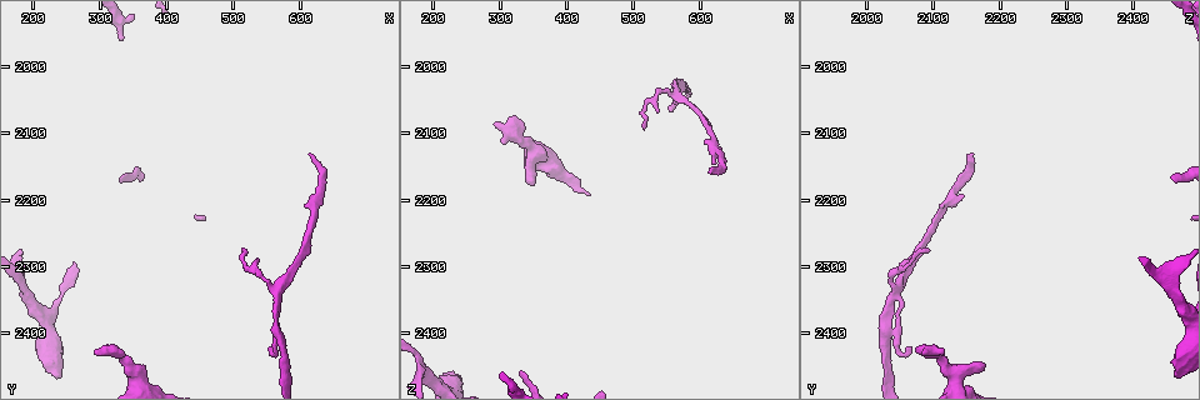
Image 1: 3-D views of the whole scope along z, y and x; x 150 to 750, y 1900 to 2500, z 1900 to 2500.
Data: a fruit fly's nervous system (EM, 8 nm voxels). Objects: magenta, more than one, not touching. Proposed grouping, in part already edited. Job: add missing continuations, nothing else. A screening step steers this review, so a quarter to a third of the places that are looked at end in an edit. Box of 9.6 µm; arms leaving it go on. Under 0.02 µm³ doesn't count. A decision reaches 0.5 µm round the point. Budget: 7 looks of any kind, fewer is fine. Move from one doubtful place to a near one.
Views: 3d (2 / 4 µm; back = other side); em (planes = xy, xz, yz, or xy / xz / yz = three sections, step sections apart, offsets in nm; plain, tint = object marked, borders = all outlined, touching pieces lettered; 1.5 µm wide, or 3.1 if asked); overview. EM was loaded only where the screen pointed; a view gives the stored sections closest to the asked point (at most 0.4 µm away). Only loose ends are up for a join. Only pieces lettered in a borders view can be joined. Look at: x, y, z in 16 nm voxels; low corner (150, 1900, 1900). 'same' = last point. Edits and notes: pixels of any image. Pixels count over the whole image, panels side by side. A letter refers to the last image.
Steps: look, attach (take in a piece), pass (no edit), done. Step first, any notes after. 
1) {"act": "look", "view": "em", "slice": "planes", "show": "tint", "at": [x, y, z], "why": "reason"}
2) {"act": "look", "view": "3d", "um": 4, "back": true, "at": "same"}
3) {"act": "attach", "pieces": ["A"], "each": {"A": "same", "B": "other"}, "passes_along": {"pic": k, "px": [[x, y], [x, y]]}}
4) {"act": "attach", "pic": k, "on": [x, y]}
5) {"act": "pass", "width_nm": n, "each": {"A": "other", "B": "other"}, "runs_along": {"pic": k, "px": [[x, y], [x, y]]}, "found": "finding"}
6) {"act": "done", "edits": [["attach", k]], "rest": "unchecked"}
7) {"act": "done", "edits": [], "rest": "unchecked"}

{"act": "look", "view": "em", "slice": "planes", "show": "borders", "at": [515, 2275, 2095], "why": "an open end"}

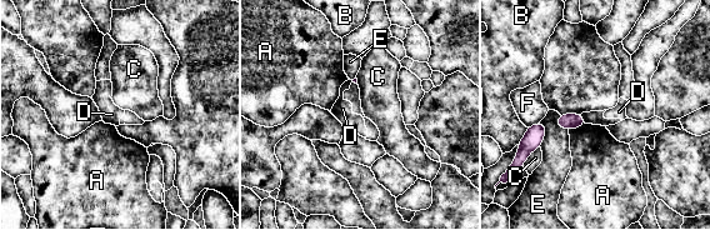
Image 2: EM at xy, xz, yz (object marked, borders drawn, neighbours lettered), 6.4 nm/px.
{"act": "pass", "each": {"A": "other", "B": "other", "C": "other", "D": "other", "E": "other", "F": "other"}, "border": {"pic": 2, "px": [[586, 124], [573, 128], [569, 131]]}, "found": "none of them fits"}

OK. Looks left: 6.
{"act": "look", "view": "em", "slice": "xy", "step": 4, "show": "borders", "at": [240, 2465, 2465], "why": "stops while still wide"}

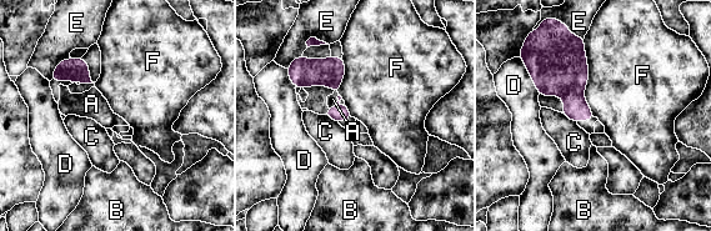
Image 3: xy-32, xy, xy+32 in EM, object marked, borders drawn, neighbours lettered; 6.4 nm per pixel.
{"act": "look", "view": "em", "slice": "planes", "show": "borders", "at": "same", "why": "another direction"}

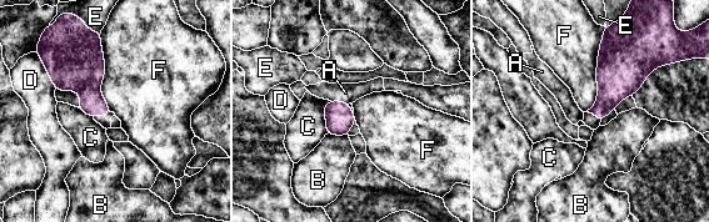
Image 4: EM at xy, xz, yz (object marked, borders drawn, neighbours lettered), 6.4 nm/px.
{"act": "attach", "pieces": ["A"], "each": {"A": "same", "B": "other", "C": "other", "D": "other", "E": "other", "F": "other"}, "found": "it goes on there"}

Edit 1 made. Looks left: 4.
{"act": "look", "view": "overview", "why": "redraw"}

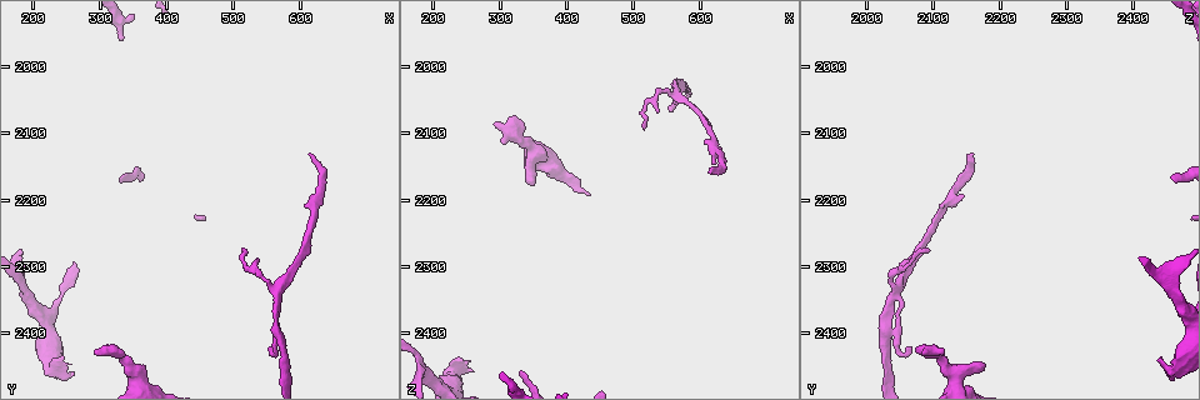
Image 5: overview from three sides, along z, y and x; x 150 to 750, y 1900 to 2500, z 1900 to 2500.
{"act": "look", "view": "em", "slice": "xz", "step": 4, "show": "borders", "at": [295, 2425, 2085], "why": "branch stops here"}

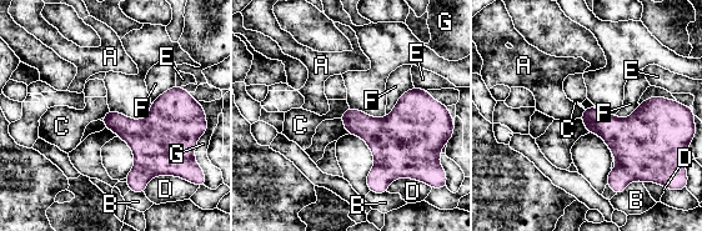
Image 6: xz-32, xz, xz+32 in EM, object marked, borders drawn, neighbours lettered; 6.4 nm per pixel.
{"act": "pass", "each": {"A": "other", "B": "other", "C": "other", "D": "other", "E": "other", "F": "other", "G": "other"}, "border": {"pic": 6, "px": [[173, 175], [155, 175], [144, 192]]}, "found": "no lettered piece goes on from it"}

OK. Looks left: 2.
{"act": "done", "edits": [["attach", 4]], "rest": "unchecked"}

